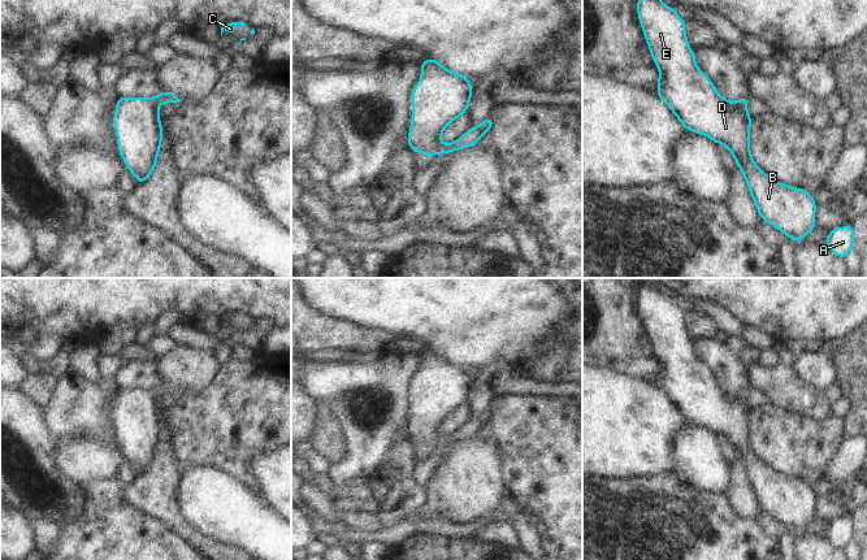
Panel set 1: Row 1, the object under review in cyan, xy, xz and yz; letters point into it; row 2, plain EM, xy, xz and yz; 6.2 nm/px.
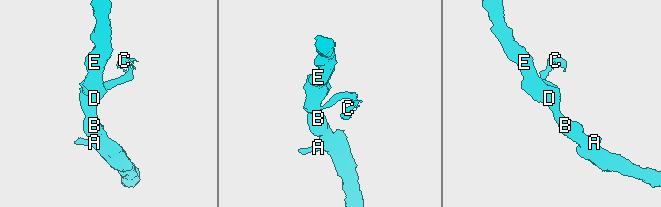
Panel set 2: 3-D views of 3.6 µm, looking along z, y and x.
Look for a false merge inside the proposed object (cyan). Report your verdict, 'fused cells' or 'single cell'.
single cell

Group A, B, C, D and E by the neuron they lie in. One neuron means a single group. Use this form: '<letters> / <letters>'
A B C D E

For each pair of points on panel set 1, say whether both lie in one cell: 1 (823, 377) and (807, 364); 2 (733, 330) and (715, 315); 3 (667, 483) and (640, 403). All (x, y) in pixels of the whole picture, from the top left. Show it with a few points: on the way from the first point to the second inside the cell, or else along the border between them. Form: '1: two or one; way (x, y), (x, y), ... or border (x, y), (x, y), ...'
1: one; way (819, 373), (811, 367)
2: one; way (729, 326), (719, 316)
3: two; border (672, 470), (633, 477)

